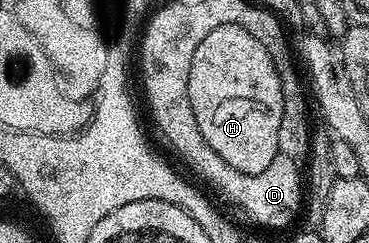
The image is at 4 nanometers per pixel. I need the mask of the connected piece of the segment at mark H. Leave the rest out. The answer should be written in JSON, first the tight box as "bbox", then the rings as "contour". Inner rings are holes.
{"bbox":[187,24,282,174],"contour":[[[223,24],[202,38],[187,72],[189,106],[193,108],[193,118],[197,118],[205,142],[209,142],[233,170],[241,170],[241,174],[261,174],[261,170],[267,169],[269,162],[280,155],[277,130],[282,118],[281,78],[268,51],[241,26]]]}

